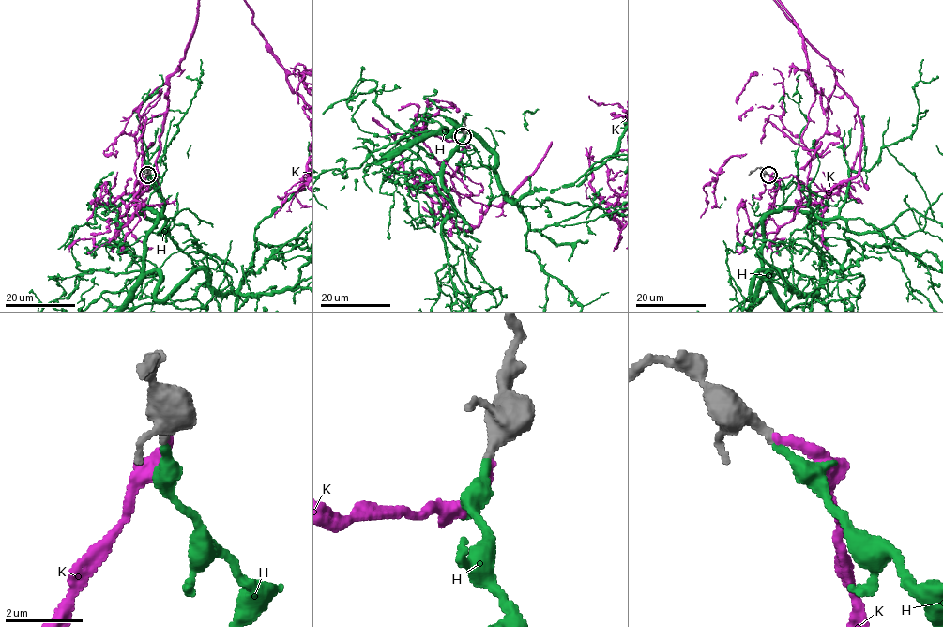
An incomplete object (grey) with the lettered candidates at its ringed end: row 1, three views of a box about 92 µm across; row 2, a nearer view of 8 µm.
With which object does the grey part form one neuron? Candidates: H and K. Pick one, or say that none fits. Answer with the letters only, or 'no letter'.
K

